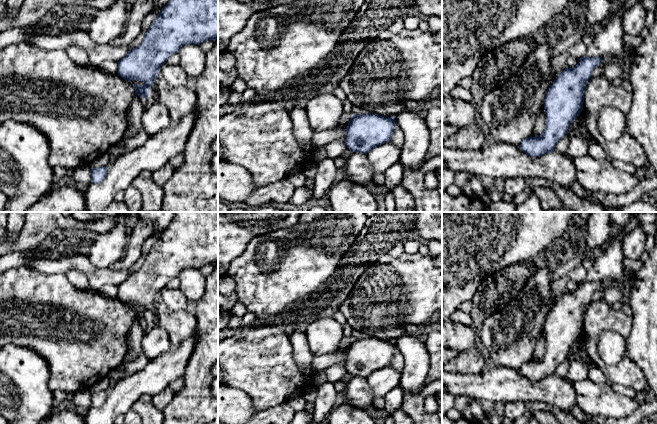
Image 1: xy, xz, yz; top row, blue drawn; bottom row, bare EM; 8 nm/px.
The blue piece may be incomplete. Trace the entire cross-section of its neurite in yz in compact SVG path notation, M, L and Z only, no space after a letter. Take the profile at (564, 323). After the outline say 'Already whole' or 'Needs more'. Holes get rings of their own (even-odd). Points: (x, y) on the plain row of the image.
M584 280L574 292L566 291L548 312L544 324L546 352L537 361L521 365L519 372L531 381L540 381L554 375L572 345L582 336L584 318L593 294L602 287L602 281Z. Already whole

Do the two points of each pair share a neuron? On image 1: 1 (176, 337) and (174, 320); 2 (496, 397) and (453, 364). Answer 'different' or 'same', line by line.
1: same
2: different

